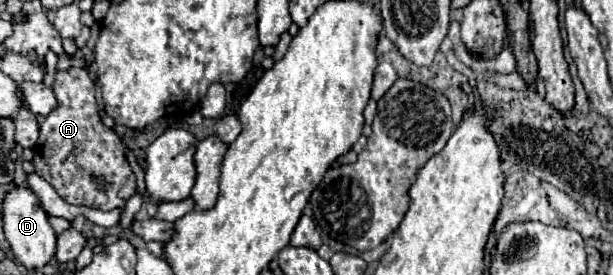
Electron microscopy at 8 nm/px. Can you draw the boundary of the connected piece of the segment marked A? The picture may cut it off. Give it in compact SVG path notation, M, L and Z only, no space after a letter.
M84 68L56 72L52 90L58 106L40 126L40 138L32 160L36 174L52 184L68 204L98 210L116 208L116 194L136 190L136 178L126 160L122 140L112 128L106 128L98 116L92 78Z

